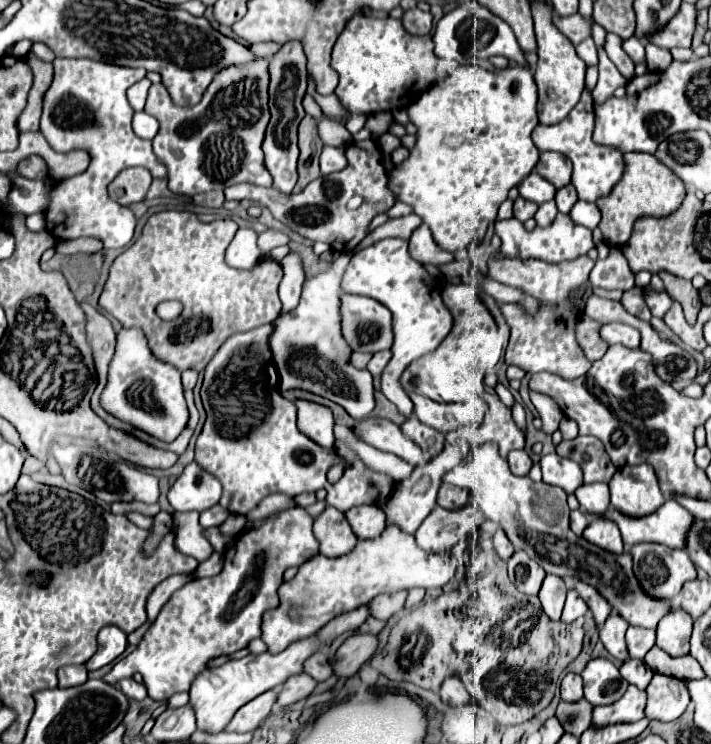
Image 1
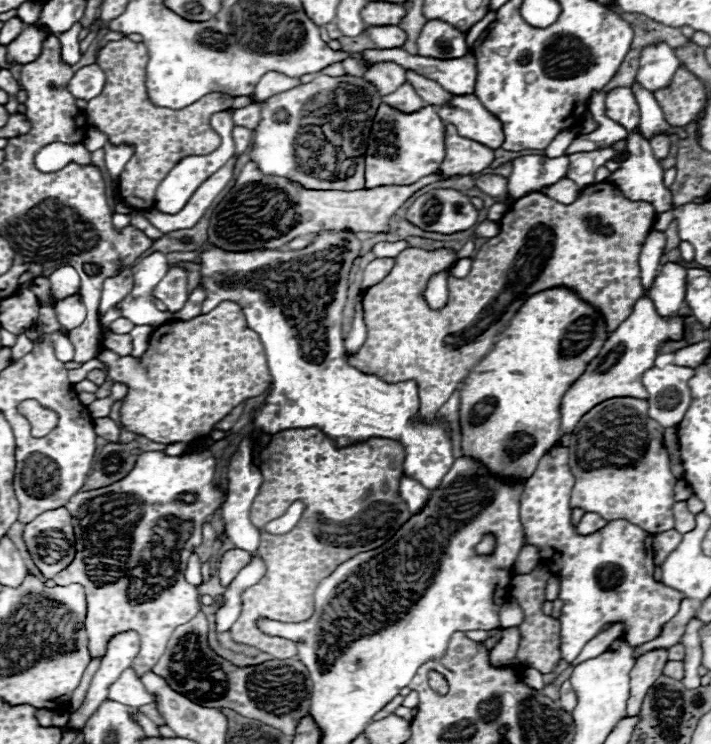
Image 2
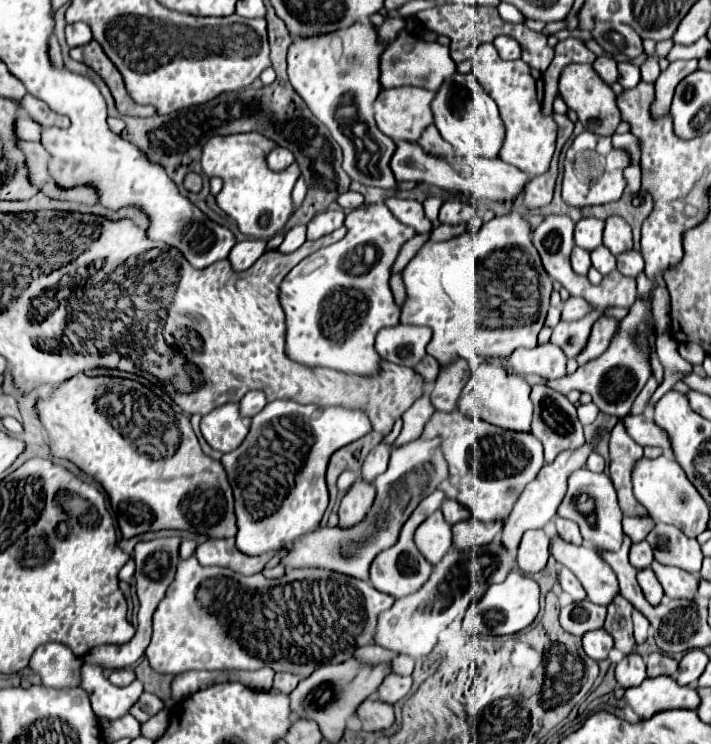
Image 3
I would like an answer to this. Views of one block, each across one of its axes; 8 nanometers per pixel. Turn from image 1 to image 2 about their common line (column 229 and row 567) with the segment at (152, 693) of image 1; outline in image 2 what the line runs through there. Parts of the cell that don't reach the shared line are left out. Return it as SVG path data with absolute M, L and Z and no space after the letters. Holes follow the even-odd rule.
M556 442L552 450L540 460L536 472L528 480L528 484L522 490L520 498L520 520L524 528L524 538L528 544L534 544L540 548L542 562L560 578L560 600L564 602L560 612L560 624L562 624L562 636L560 636L560 648L562 648L562 660L572 664L584 644L592 640L606 624L622 624L622 638L628 640L628 644L642 646L648 640L654 640L664 624L676 616L680 610L680 602L684 600L682 592L676 592L662 582L654 580L654 550L652 550L652 534L644 532L642 528L626 522L626 520L614 520L608 522L606 528L602 528L596 534L580 536L576 528L572 526L572 510L570 510L570 492L574 486L574 476L568 466L568 450Z

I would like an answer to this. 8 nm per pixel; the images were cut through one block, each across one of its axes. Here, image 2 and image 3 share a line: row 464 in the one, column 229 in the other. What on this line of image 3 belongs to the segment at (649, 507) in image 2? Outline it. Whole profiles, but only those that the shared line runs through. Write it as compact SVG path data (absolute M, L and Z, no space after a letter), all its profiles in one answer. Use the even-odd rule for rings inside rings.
M190 556L186 560L182 560L178 564L174 582L170 584L164 600L158 604L156 612L154 612L154 634L152 640L146 648L146 656L150 660L150 666L160 672L160 674L180 674L186 670L260 670L260 668L272 668L274 672L290 672L296 674L300 678L308 678L316 668L326 666L326 664L340 664L348 658L352 658L354 650L360 646L370 644L372 640L372 632L376 628L376 616L384 610L390 608L394 604L394 598L376 590L370 582L352 578L352 576L344 576L344 574L336 574L332 570L320 570L320 568L300 568L300 570L288 570L282 578L278 580L268 580L262 574L252 574L252 576L240 576L228 568L220 568L220 566L202 566L196 556Z

